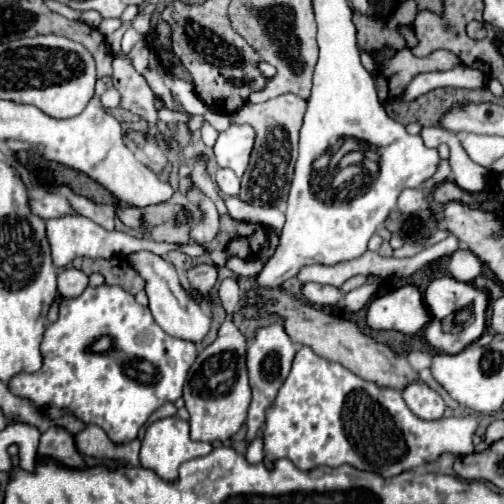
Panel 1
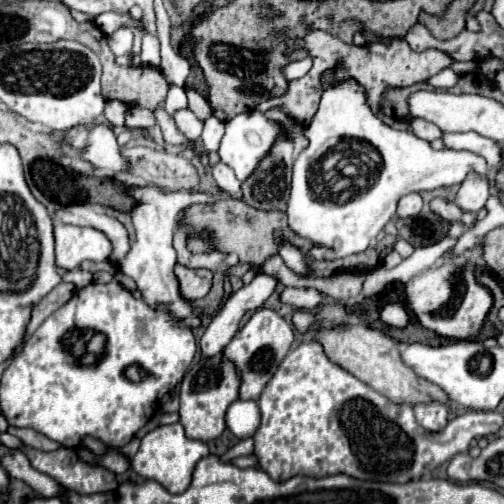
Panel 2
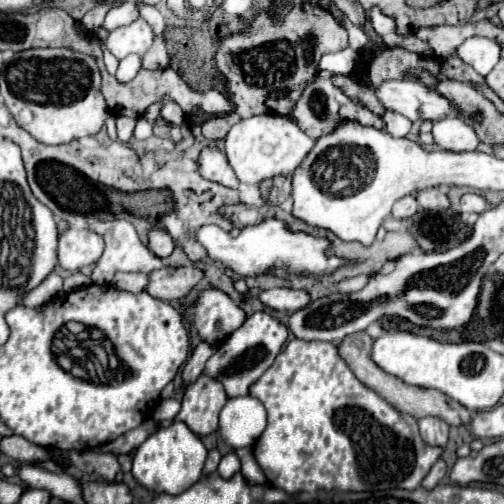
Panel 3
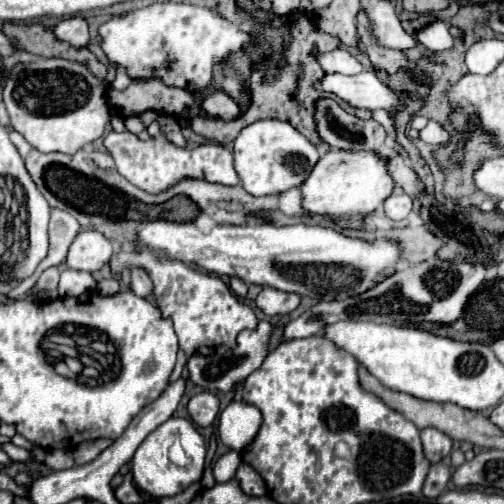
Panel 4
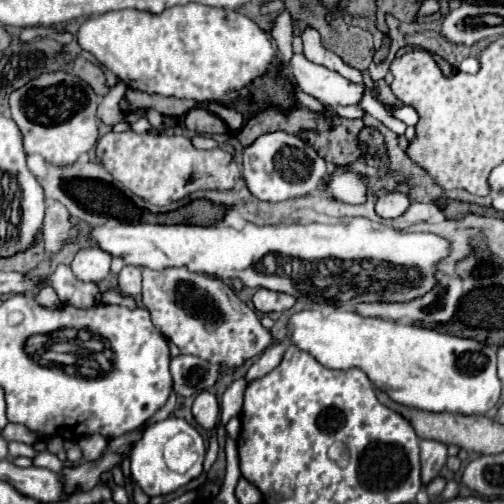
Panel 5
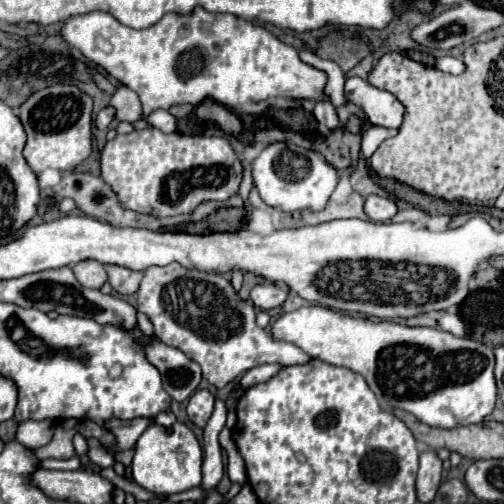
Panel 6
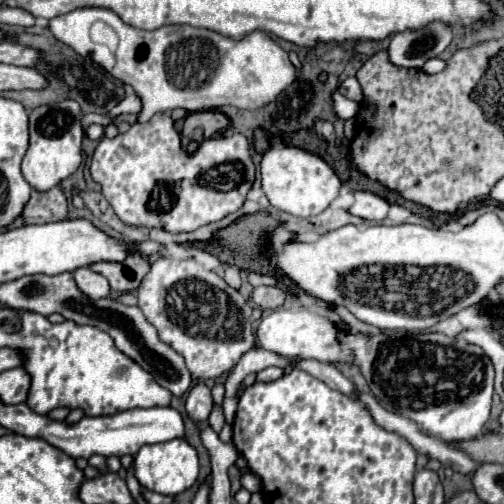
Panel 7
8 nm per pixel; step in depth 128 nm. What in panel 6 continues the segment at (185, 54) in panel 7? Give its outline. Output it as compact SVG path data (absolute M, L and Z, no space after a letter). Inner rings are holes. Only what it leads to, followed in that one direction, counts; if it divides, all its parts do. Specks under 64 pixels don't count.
M200 6L190 14L170 12L144 30L128 28L112 14L90 12L66 20L62 36L88 60L134 90L140 96L144 116L172 104L198 106L204 98L212 98L226 108L272 96L330 100L324 92L326 72L302 62L292 46L280 42L264 26L232 14L214 14Z

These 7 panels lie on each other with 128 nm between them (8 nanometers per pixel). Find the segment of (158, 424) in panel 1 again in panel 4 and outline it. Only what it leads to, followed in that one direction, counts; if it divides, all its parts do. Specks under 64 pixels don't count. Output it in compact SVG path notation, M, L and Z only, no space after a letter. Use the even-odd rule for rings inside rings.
M170 418L164 424L160 424L154 432L150 432L146 436L146 440L138 446L136 454L132 456L132 470L134 470L134 482L138 484L140 490L144 490L146 494L154 496L154 498L164 498L164 496L176 496L180 492L184 492L190 484L198 482L202 478L204 472L204 460L206 460L206 446L204 446L204 438L196 432L196 428L192 426L192 422L184 420L184 418ZM176 438L182 438L182 446L186 450L186 454L192 458L192 462L188 466L176 466L170 462L168 458L168 450L174 444Z

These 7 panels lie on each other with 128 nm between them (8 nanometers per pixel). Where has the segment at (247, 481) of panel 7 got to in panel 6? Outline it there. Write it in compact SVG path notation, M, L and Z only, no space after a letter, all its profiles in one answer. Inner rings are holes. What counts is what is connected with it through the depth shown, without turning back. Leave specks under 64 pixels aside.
M224 428L224 430L220 432L220 446L222 446L222 450L225 451L228 457L227 474L230 476L230 482L238 482L238 484L246 482L244 460L242 460L242 456L240 456L240 452L238 452L238 448L236 444L234 444L228 428Z

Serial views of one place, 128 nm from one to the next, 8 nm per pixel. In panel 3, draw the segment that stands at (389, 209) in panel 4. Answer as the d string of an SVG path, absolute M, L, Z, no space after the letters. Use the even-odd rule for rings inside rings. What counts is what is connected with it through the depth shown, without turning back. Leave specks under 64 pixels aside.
M404 196L404 198L400 198L396 204L394 204L394 208L392 208L392 216L394 218L410 218L410 216L414 216L418 212L418 200L414 198L414 196Z

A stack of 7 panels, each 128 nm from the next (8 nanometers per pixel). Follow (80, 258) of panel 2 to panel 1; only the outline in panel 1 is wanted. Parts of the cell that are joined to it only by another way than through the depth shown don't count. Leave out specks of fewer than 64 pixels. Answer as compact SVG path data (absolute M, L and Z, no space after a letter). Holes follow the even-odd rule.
M62 216L62 218L50 218L46 220L46 234L48 234L48 242L52 248L52 260L54 266L66 266L70 264L74 258L86 256L86 258L112 258L118 254L132 254L132 252L140 252L140 250L148 250L154 254L166 254L170 250L169 243L155 242L149 237L134 238L130 234L124 232L108 232L102 226L98 226L96 222L92 222L90 218L84 216Z

